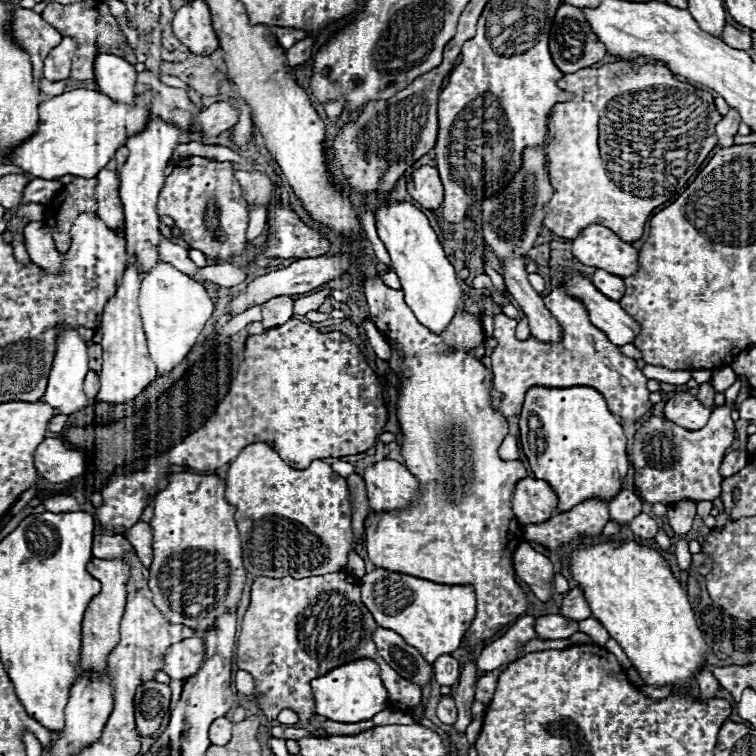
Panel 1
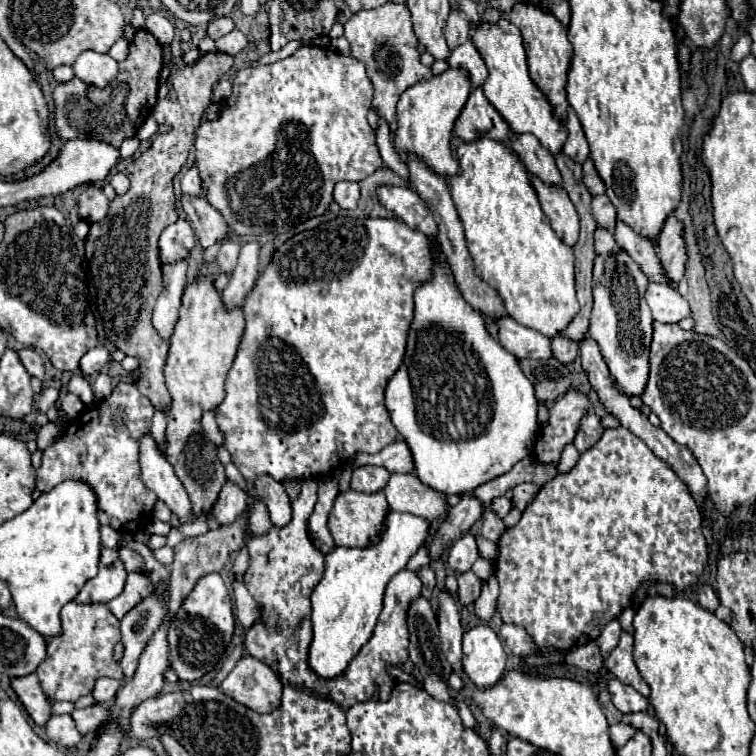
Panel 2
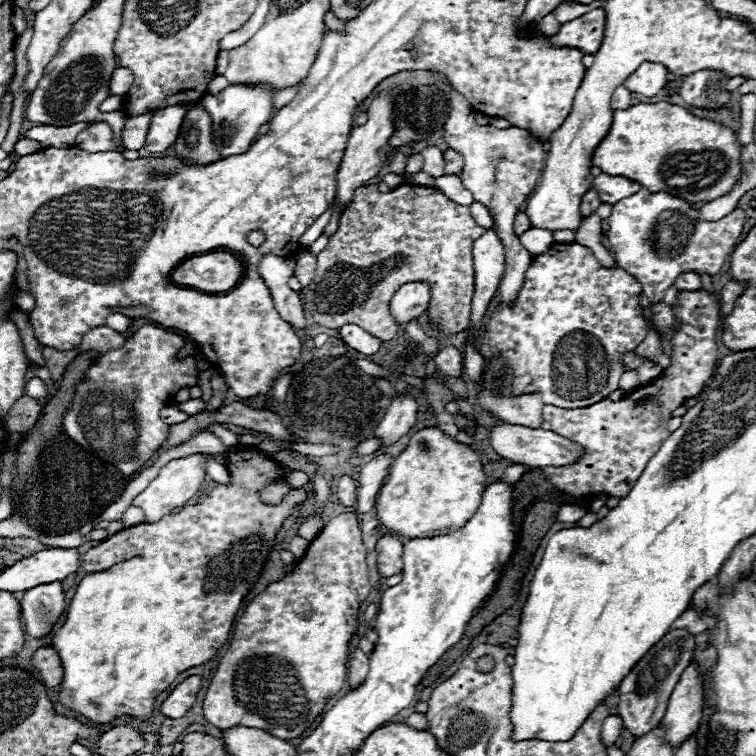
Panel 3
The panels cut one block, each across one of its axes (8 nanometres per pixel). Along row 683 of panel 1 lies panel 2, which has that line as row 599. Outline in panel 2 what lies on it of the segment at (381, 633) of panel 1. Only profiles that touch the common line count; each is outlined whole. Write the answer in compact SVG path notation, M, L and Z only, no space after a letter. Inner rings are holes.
M424 596L412 600L412 602L410 602L410 608L408 608L406 622L408 622L408 630L410 630L410 660L416 664L416 668L418 668L420 674L422 674L424 690L426 690L432 698L444 700L444 702L452 704L452 706L460 712L460 718L462 718L462 722L464 722L464 726L476 730L476 728L478 728L478 720L476 720L472 708L470 708L460 696L454 696L454 694L450 692L448 678L450 678L450 674L452 674L452 666L448 666L448 660L446 660L444 654L442 654L440 640L438 640L438 620L436 620L436 612L432 610L430 600L426 600Z

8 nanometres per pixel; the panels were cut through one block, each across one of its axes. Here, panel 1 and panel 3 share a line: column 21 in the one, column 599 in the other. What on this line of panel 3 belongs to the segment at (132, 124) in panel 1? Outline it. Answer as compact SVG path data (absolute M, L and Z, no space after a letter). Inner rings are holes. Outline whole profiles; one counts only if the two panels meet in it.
M656 102L656 104L636 104L630 106L628 110L614 110L612 128L608 136L594 150L592 164L606 174L630 178L650 192L662 190L678 198L686 198L686 202L700 204L704 200L712 202L714 198L720 198L722 194L728 194L734 188L734 184L742 174L740 150L742 144L738 142L732 128L706 118L698 118L682 106L670 102Z

